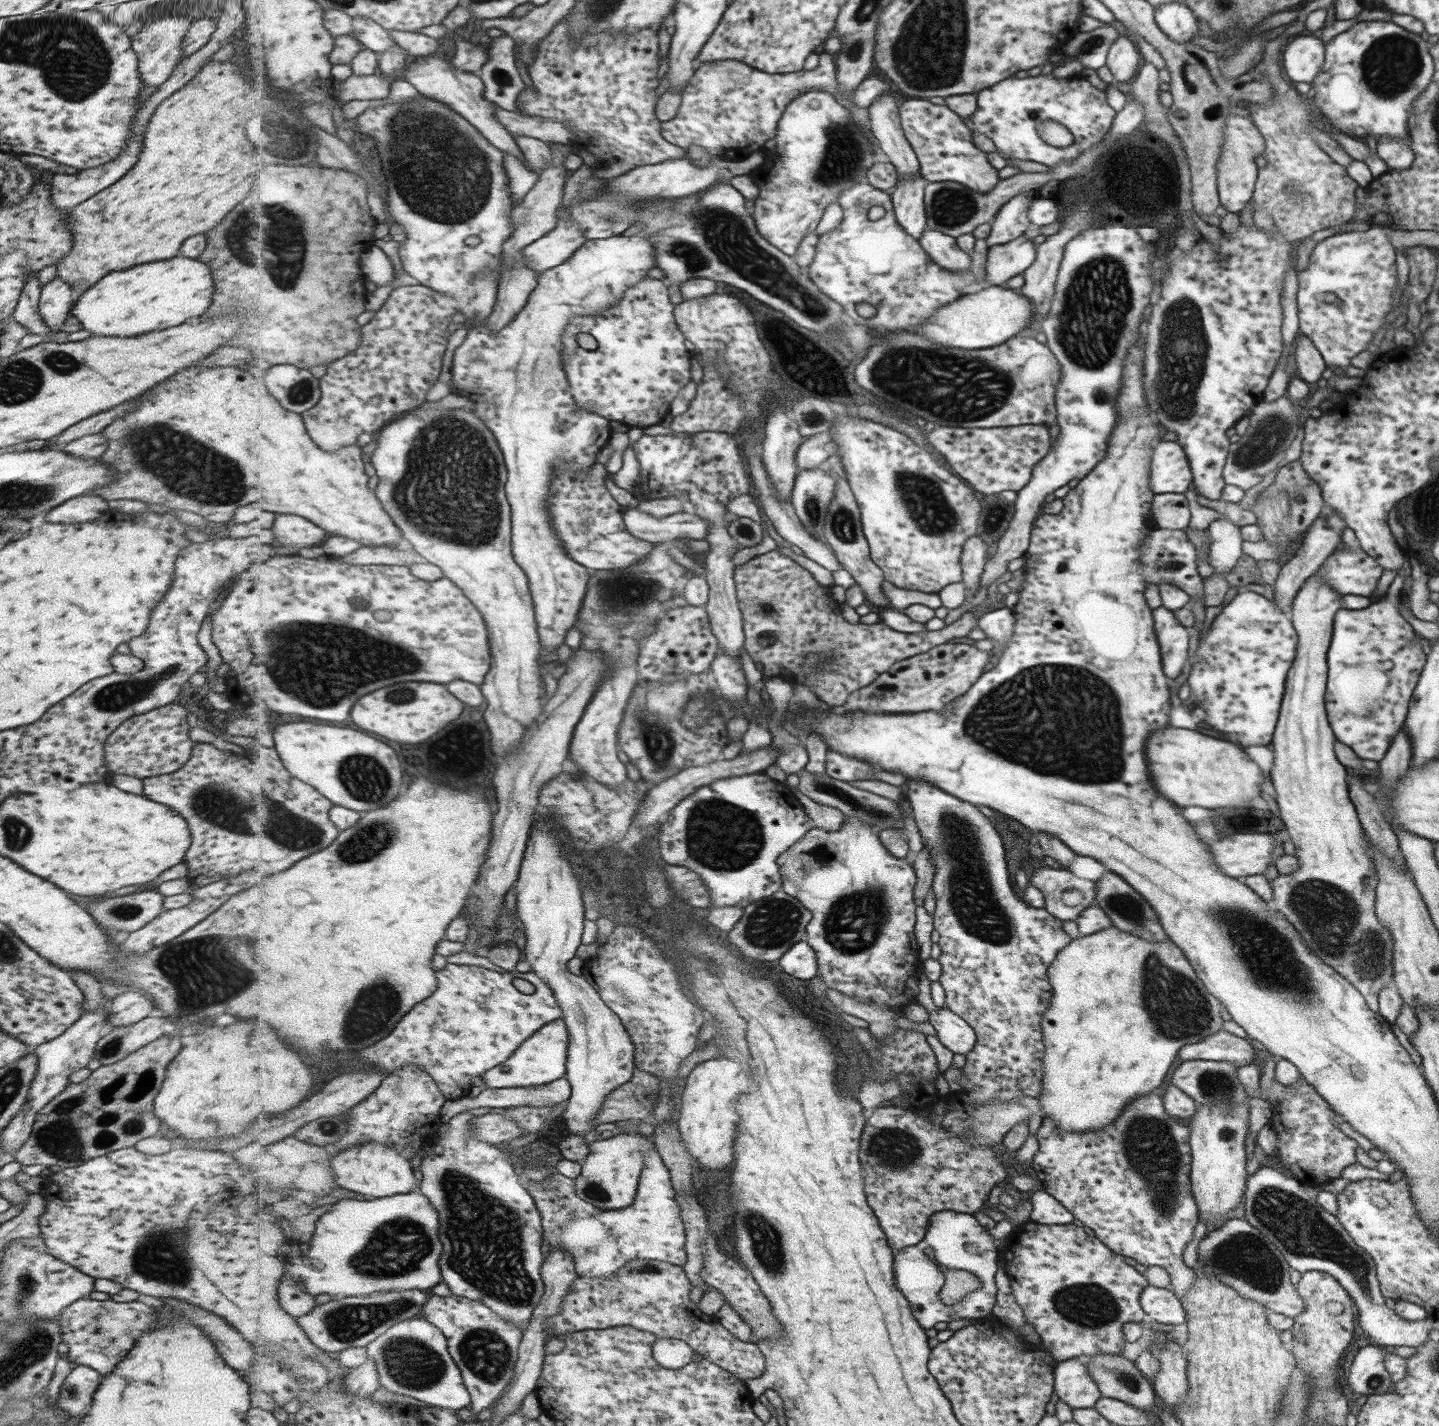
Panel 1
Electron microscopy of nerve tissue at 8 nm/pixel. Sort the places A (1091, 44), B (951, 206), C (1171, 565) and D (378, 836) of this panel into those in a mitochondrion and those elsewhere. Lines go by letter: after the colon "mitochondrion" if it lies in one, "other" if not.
A: mitochondrion
B: mitochondrion
C: mitochondrion
D: mitochondrion

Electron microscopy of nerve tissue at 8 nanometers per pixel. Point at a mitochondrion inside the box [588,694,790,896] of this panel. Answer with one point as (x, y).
(719, 835)

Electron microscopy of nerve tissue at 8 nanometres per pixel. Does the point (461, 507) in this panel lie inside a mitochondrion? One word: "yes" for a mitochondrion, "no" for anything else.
yes

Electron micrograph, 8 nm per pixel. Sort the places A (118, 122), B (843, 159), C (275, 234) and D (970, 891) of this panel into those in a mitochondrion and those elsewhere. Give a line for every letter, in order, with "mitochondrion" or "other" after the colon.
A: other
B: mitochondrion
C: mitochondrion
D: mitochondrion

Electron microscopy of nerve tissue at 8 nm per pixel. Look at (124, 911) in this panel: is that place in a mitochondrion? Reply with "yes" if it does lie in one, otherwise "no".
yes

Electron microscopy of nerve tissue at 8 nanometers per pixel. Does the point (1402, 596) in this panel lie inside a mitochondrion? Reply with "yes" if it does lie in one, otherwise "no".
no

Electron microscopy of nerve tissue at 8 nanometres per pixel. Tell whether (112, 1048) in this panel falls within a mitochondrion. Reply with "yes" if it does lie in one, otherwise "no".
yes

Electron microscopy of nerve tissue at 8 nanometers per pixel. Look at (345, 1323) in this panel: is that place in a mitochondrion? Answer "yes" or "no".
yes

